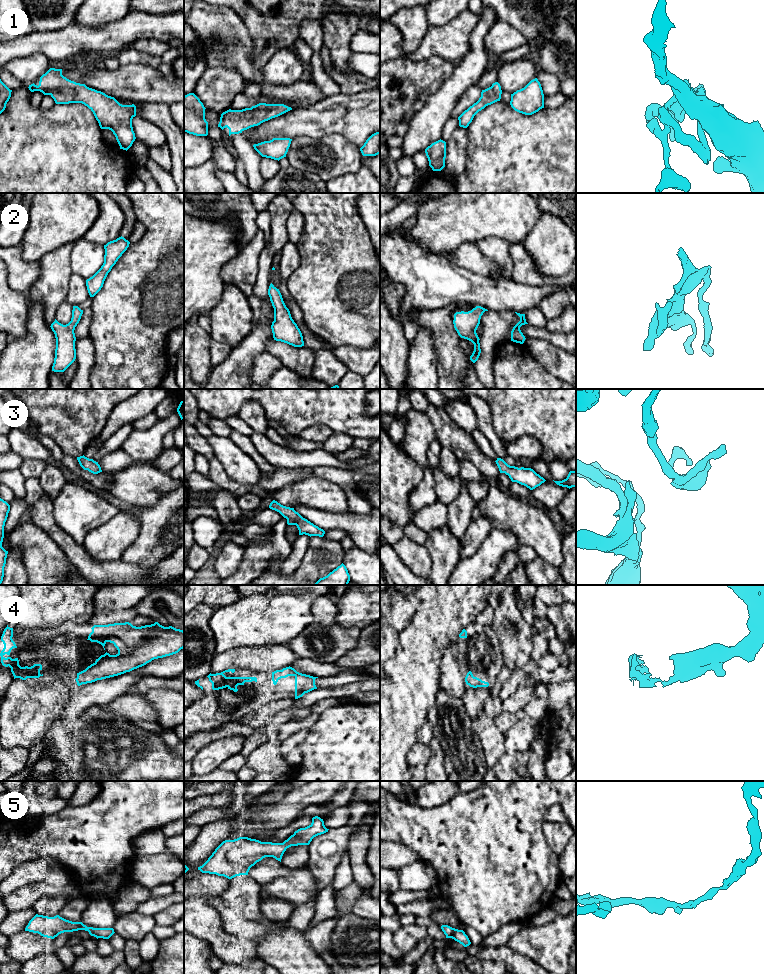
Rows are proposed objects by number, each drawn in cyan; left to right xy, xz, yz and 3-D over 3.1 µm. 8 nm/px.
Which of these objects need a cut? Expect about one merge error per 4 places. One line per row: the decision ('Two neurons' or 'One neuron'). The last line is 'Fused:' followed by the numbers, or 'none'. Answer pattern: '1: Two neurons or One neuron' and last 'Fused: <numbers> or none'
1: Two neurons
2: One neuron
3: One neuron
4: One neuron
5: One neuron
Fused: 1

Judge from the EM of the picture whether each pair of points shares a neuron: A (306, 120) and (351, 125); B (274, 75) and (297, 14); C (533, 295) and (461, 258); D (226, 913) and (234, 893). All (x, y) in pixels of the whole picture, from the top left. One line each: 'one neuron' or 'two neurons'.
A: one neuron
B: two neurons
C: two neurons
D: two neurons

